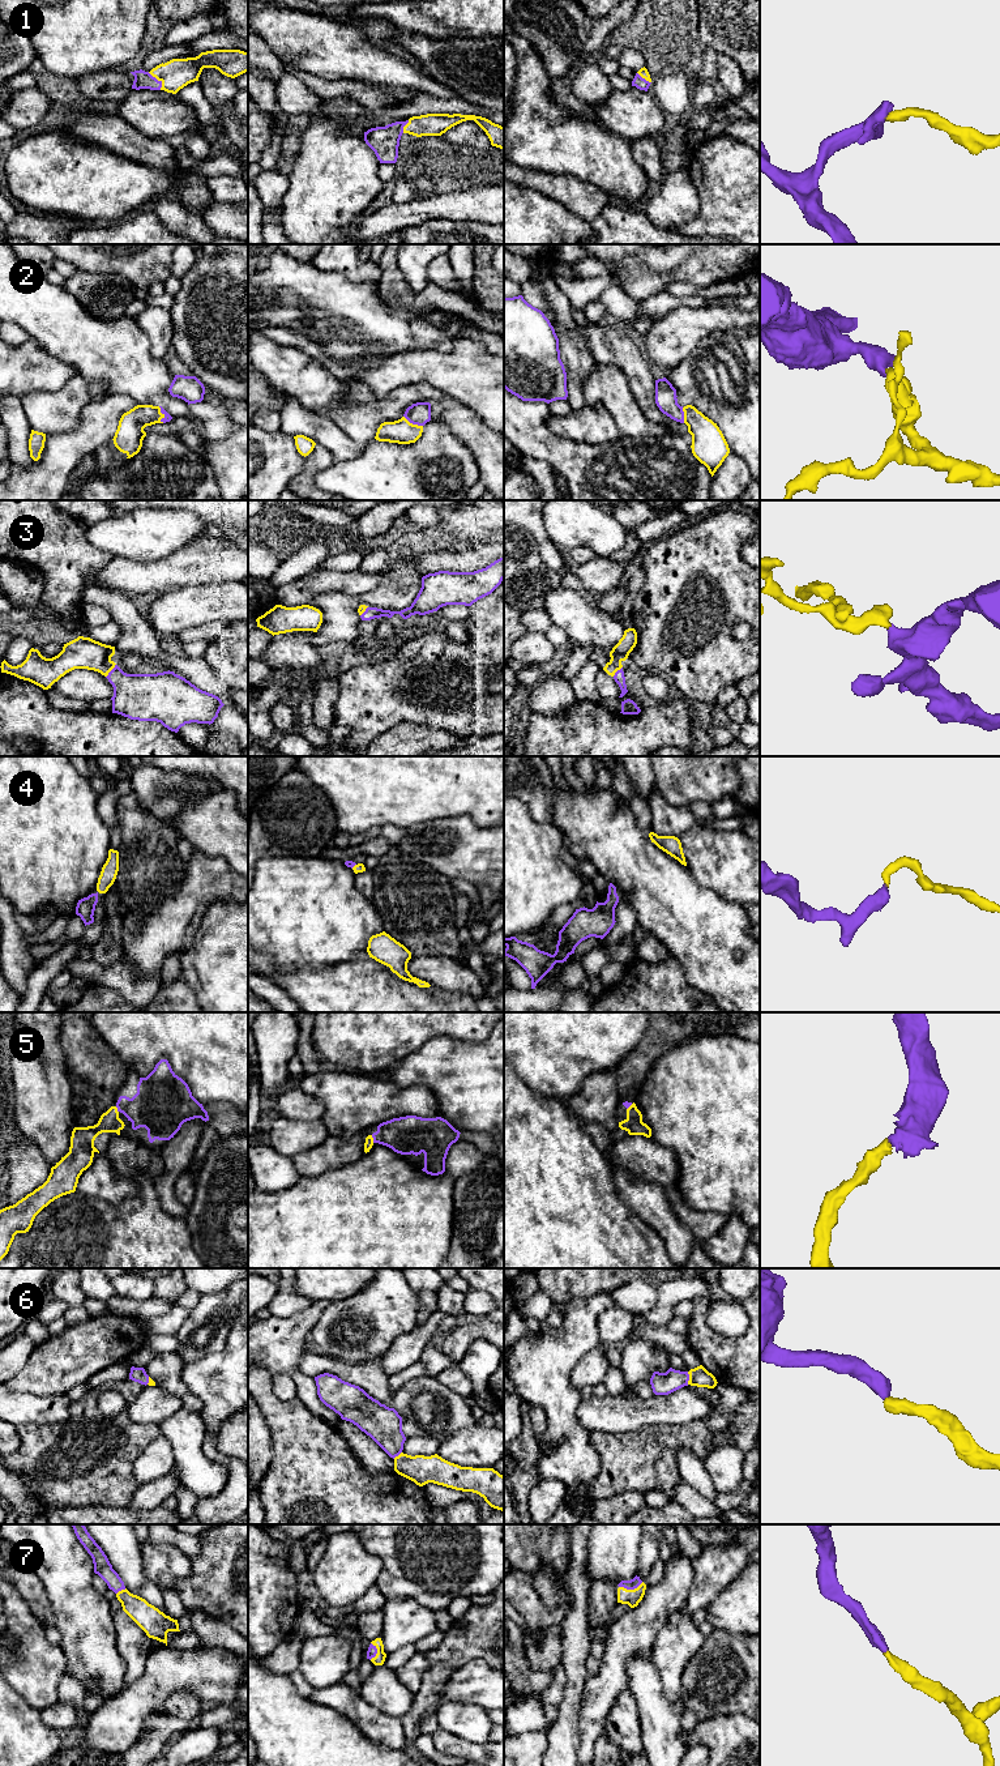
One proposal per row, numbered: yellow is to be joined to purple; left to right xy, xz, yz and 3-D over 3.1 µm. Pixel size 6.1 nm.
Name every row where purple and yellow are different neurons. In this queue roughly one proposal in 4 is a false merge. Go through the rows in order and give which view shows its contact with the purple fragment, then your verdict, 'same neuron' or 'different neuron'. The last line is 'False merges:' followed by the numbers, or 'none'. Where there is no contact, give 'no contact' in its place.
1: xy | same neuron
2: xy | same neuron
3: xy | same neuron
4: xz | same neuron
5: xz | same neuron
6: yz | same neuron
7: yz | same neuron
False merges: none

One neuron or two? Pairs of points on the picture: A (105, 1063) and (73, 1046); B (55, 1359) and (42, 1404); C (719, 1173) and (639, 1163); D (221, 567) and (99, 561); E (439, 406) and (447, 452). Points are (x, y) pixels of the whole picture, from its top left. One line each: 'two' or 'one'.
A: one
B: two
C: two
D: two
E: two

